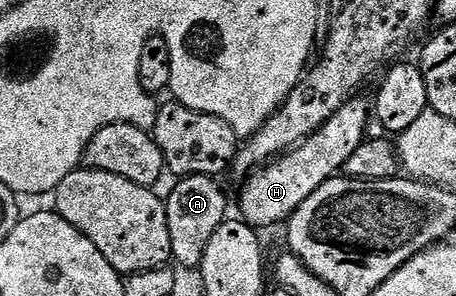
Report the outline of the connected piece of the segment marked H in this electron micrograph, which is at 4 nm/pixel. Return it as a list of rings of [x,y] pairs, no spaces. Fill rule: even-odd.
[[[355,96],[343,104],[340,112],[336,112],[336,116],[332,116],[332,120],[328,120],[319,130],[312,132],[312,136],[304,139],[299,146],[294,147],[293,150],[287,150],[285,154],[272,159],[265,166],[258,167],[249,178],[241,183],[241,217],[244,221],[255,228],[278,226],[281,222],[282,225],[289,223],[291,216],[300,208],[300,204],[304,204],[304,200],[308,200],[308,196],[312,196],[312,192],[316,192],[316,188],[323,186],[328,179],[335,177],[339,172],[345,171],[352,152],[356,152],[356,148],[360,148],[360,144],[368,137],[366,125],[369,122],[372,122],[372,110],[367,99],[365,102],[362,96]]]

